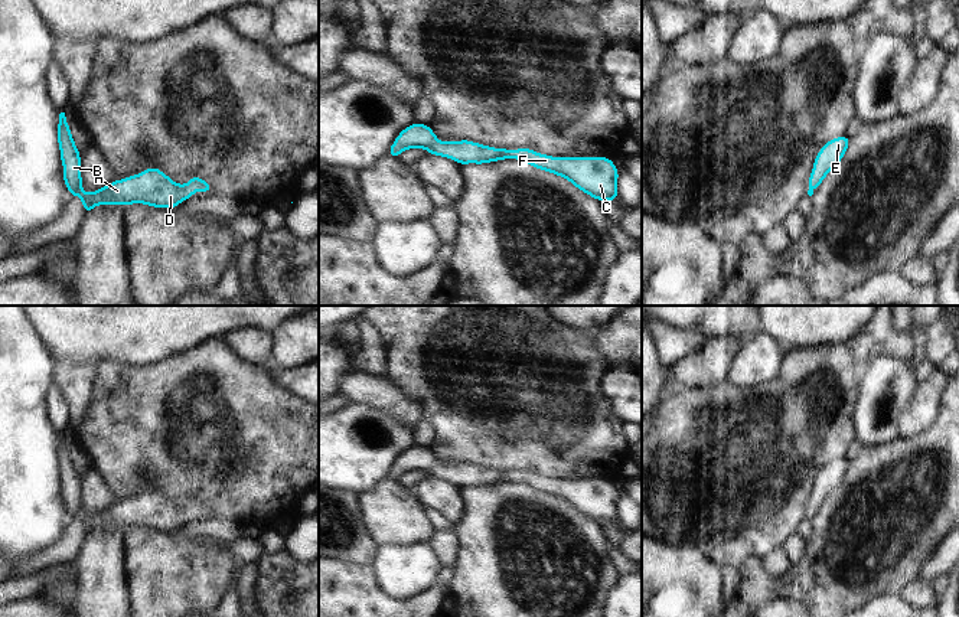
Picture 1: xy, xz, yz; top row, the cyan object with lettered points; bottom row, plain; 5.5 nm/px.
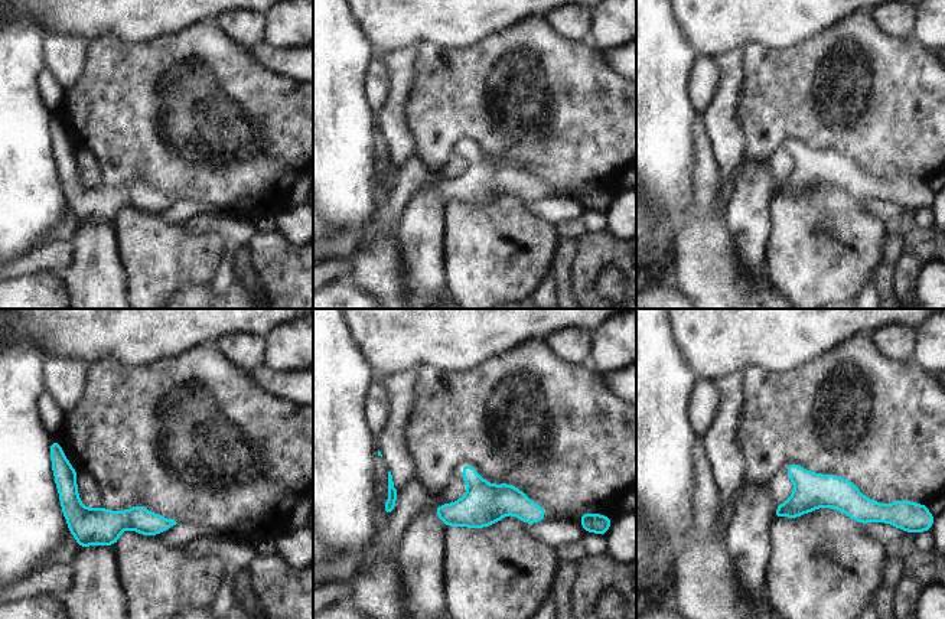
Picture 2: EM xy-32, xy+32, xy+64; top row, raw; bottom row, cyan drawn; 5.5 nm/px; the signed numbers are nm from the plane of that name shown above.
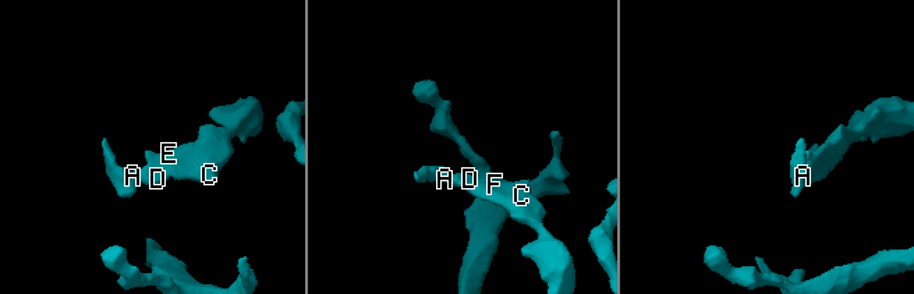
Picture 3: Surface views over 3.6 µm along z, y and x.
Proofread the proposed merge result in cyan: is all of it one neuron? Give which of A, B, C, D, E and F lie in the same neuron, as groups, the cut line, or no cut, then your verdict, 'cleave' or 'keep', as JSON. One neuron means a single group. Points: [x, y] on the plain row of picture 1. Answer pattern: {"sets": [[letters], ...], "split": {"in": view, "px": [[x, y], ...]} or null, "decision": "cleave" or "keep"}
{"sets": [["A", "B", "C", "D", "E", "F"]], "split": null, "decision": "keep"}

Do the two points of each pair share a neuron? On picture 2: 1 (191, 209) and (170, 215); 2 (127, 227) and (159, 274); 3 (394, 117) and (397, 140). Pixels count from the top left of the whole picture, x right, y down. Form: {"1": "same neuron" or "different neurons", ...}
{"1": "same neuron", "2": "same neuron", "3": "same neuron"}

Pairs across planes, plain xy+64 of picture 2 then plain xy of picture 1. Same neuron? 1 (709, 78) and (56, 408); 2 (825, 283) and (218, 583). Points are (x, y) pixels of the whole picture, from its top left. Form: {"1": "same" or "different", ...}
{"1": "same", "2": "same"}

